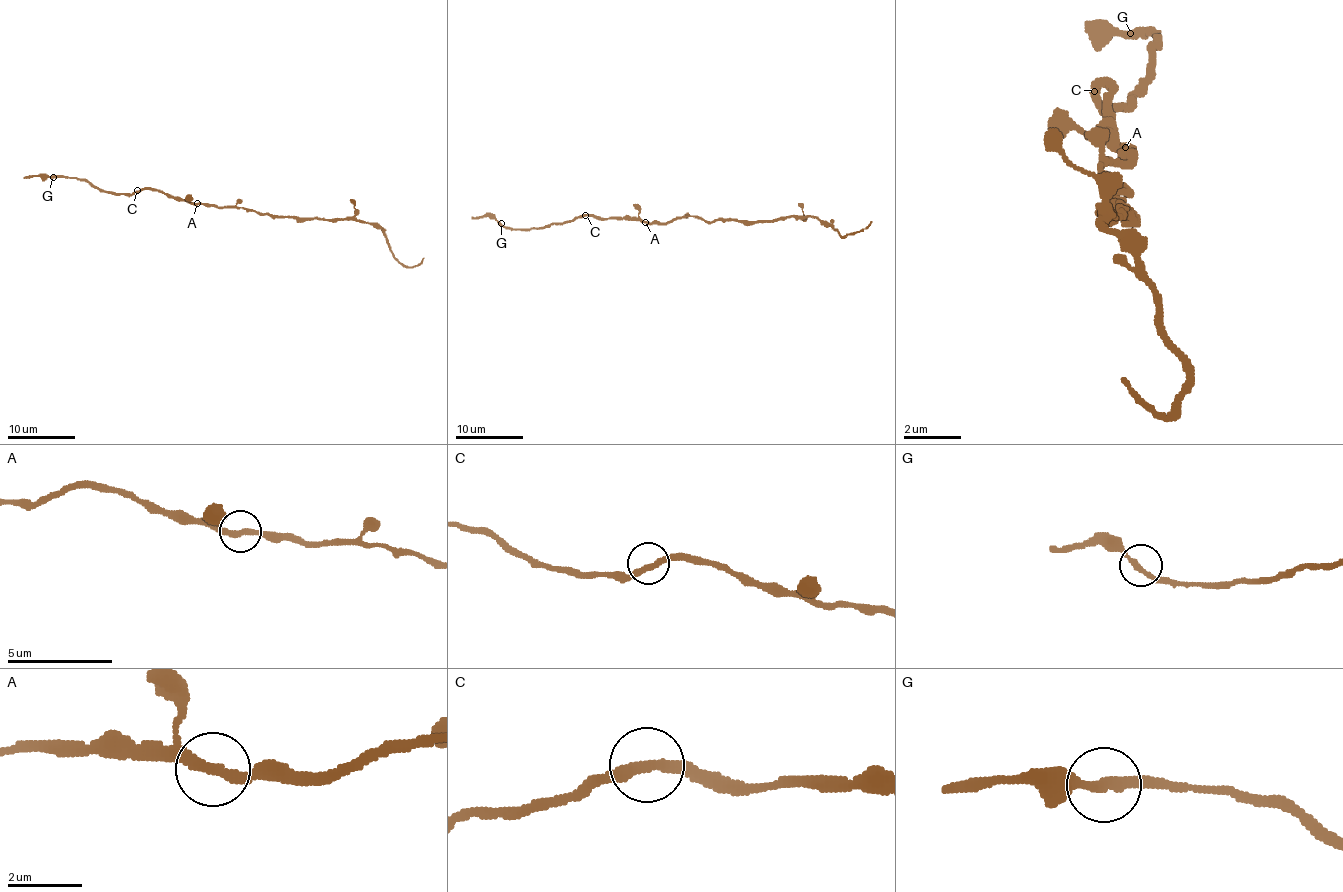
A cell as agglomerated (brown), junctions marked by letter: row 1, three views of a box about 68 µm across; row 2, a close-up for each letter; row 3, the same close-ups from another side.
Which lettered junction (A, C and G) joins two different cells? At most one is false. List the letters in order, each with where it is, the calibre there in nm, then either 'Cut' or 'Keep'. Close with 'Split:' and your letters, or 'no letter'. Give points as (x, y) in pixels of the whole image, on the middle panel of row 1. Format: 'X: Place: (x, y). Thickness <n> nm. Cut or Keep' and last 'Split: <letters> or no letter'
A: Place: (645, 222). Thickness 280 nm. Keep
C: Place: (585, 215). Thickness 280 nm. Keep
G: Place: (501, 223). Thickness 240 nm. Keep
Split: no letter

